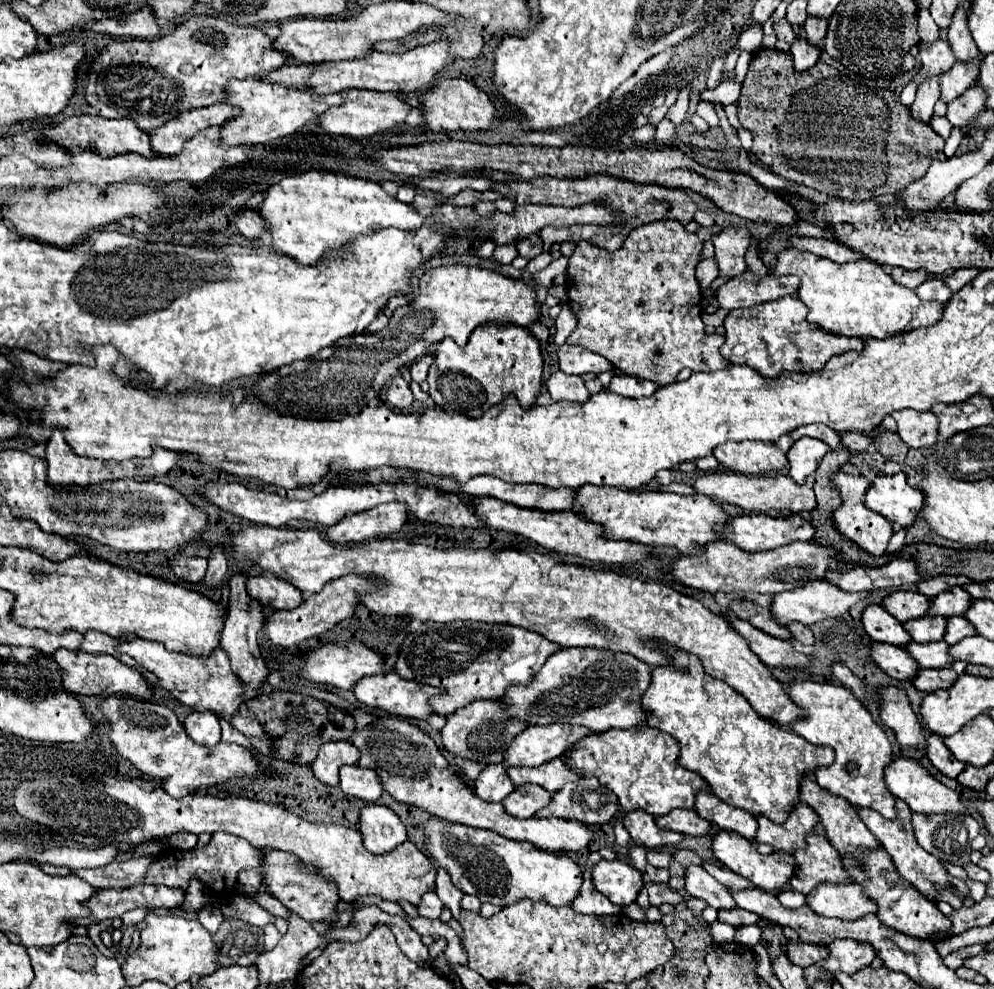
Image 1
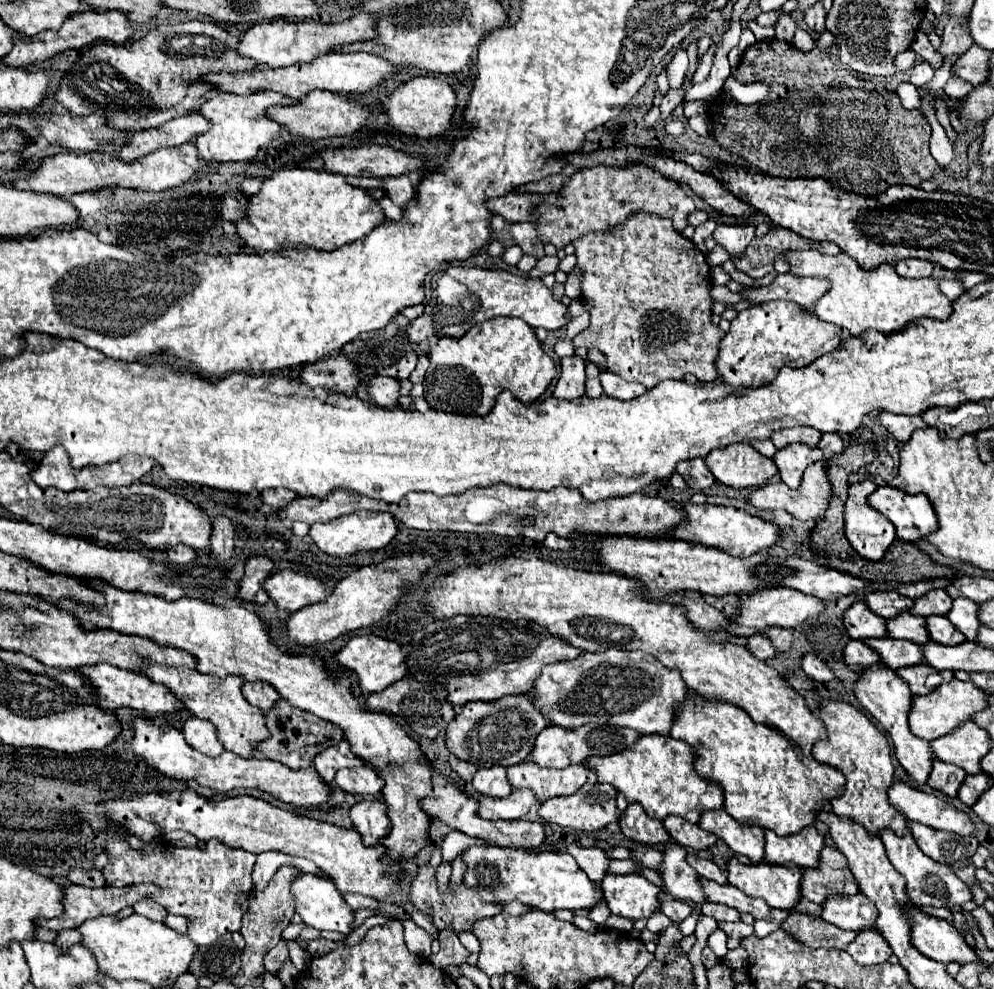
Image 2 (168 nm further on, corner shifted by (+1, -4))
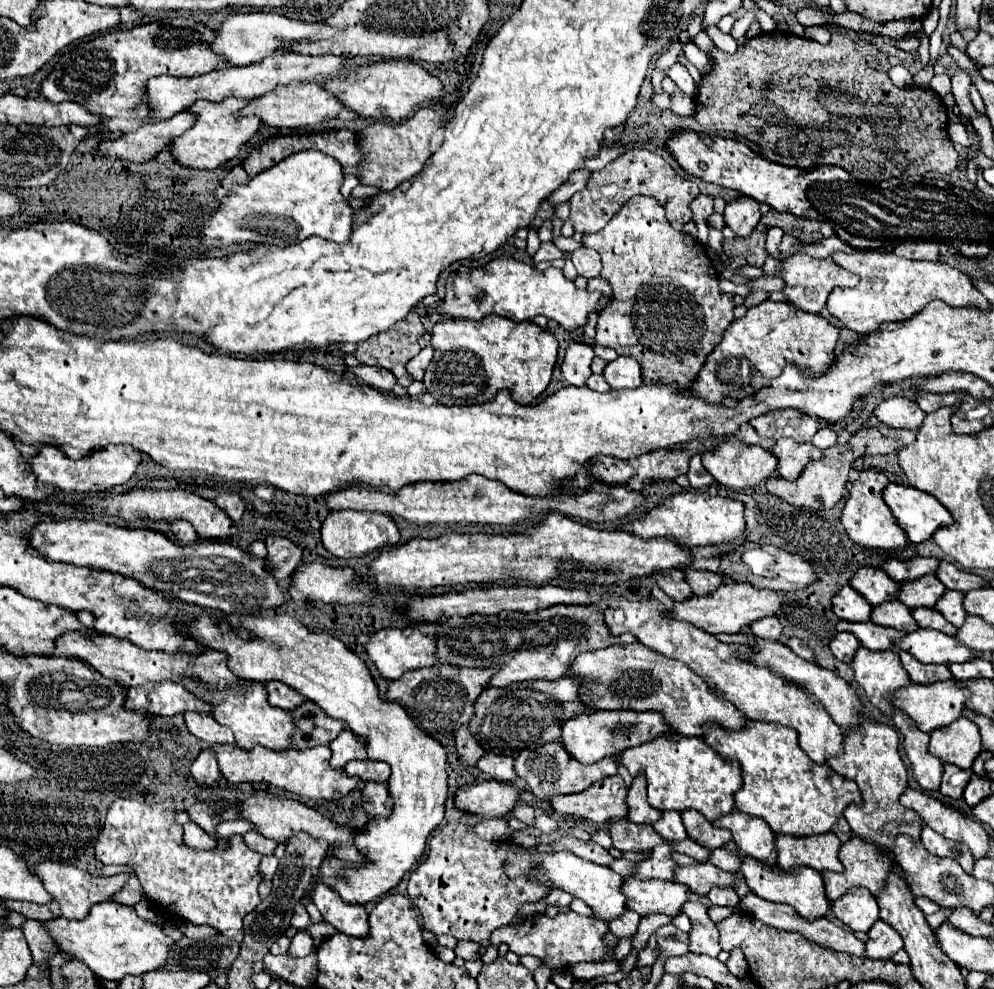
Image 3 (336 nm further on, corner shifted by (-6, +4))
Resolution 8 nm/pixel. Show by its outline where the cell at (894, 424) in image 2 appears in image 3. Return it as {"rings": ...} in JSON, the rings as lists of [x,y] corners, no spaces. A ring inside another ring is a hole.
{"rings":[[[905,397],[885,399],[881,405],[877,405],[877,409],[873,413],[887,427],[919,429],[925,419],[925,411],[921,411],[917,403],[913,403],[911,399],[905,399]]]}

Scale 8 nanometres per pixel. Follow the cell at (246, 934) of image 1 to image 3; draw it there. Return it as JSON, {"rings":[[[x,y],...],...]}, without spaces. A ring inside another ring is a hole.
{"rings":[[[221,933],[217,935],[211,935],[211,937],[205,937],[205,939],[189,939],[189,937],[181,937],[177,941],[177,947],[169,953],[169,963],[165,965],[165,971],[177,971],[177,969],[183,969],[183,971],[211,971],[211,969],[229,969],[233,965],[233,961],[237,959],[239,955],[239,941],[235,939],[229,939]]]}

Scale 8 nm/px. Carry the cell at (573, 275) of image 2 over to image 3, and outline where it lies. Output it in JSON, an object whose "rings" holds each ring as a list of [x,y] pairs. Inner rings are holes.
{"rings":[[[581,247],[581,249],[571,253],[571,261],[573,261],[577,273],[585,279],[593,279],[601,273],[601,259],[599,259],[599,253],[595,249]]]}

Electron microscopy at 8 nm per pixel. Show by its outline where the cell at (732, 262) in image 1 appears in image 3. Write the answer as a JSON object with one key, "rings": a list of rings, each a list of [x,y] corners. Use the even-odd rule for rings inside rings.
{"rings":[[[749,197],[731,201],[731,203],[727,203],[723,217],[725,217],[725,225],[737,237],[749,237],[761,219],[759,203]]]}

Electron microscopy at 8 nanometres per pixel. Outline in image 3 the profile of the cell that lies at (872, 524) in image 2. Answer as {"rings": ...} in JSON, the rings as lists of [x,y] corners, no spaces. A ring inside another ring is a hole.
{"rings":[[[875,469],[863,471],[859,475],[859,479],[851,483],[851,491],[849,491],[843,515],[841,515],[841,523],[847,531],[847,535],[861,547],[890,550],[901,549],[907,545],[905,531],[899,527],[897,519],[893,517],[891,509],[887,507],[887,503],[883,501],[883,495],[881,495],[881,491],[887,483],[889,483],[889,479],[885,477],[885,473],[875,471]],[[885,543],[887,543],[887,547],[885,547]]]}

